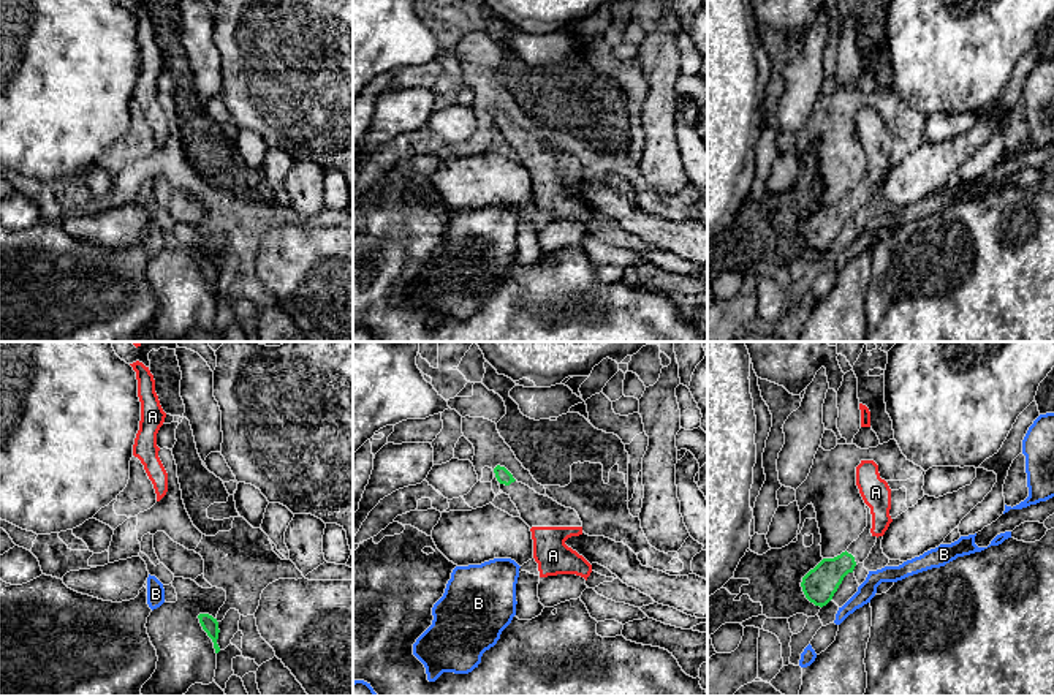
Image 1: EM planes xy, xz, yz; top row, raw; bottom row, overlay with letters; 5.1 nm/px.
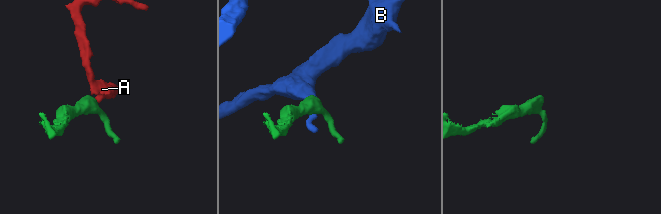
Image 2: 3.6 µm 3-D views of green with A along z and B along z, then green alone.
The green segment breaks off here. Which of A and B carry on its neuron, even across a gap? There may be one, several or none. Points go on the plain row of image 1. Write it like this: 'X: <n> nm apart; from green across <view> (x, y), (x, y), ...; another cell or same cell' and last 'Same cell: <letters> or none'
A: 150 nm apart; from green across yz (852, 201), (872, 181); same cell
B: 60 nm apart; from green across yz (830, 245), (839, 253); another cell
Same cell: A

